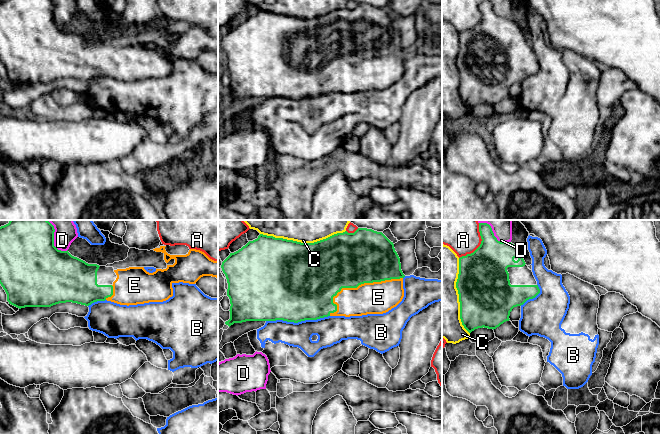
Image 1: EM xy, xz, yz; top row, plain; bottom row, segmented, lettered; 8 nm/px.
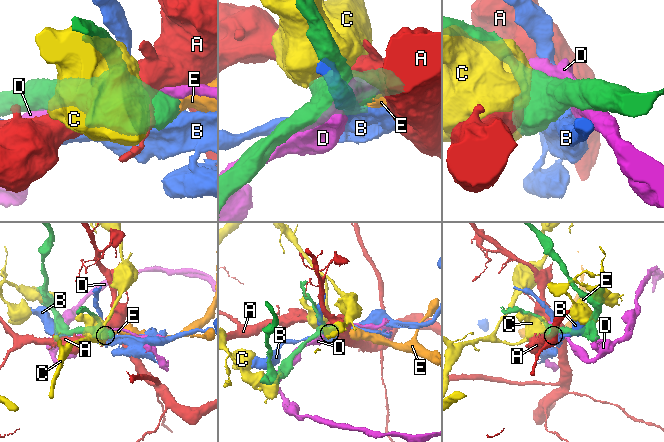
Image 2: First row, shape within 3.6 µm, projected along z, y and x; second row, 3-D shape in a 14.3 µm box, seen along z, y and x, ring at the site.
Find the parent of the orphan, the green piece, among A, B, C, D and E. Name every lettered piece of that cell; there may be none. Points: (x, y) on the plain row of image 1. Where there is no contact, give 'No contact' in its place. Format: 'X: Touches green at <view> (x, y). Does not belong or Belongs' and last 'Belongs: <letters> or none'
A: Touches green at yz (480, 21). Does not belong
B: Touches green at xz (297, 98). Does not belong
C: Touches green at xz (302, 19). Does not belong
D: Touches green at xy (53, 17). Does not belong
E: Touches green at xz (357, 62). Belongs
Belongs: E

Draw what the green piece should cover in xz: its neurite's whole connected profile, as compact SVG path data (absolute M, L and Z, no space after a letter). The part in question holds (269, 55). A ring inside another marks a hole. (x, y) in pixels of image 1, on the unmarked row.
M358 4L354 9L334 10L314 19L301 19L260 10L257 15L230 31L222 38L230 75L229 103L246 97L298 99L328 92L362 92L383 90L396 83L404 73L400 34L394 20L382 8Z

